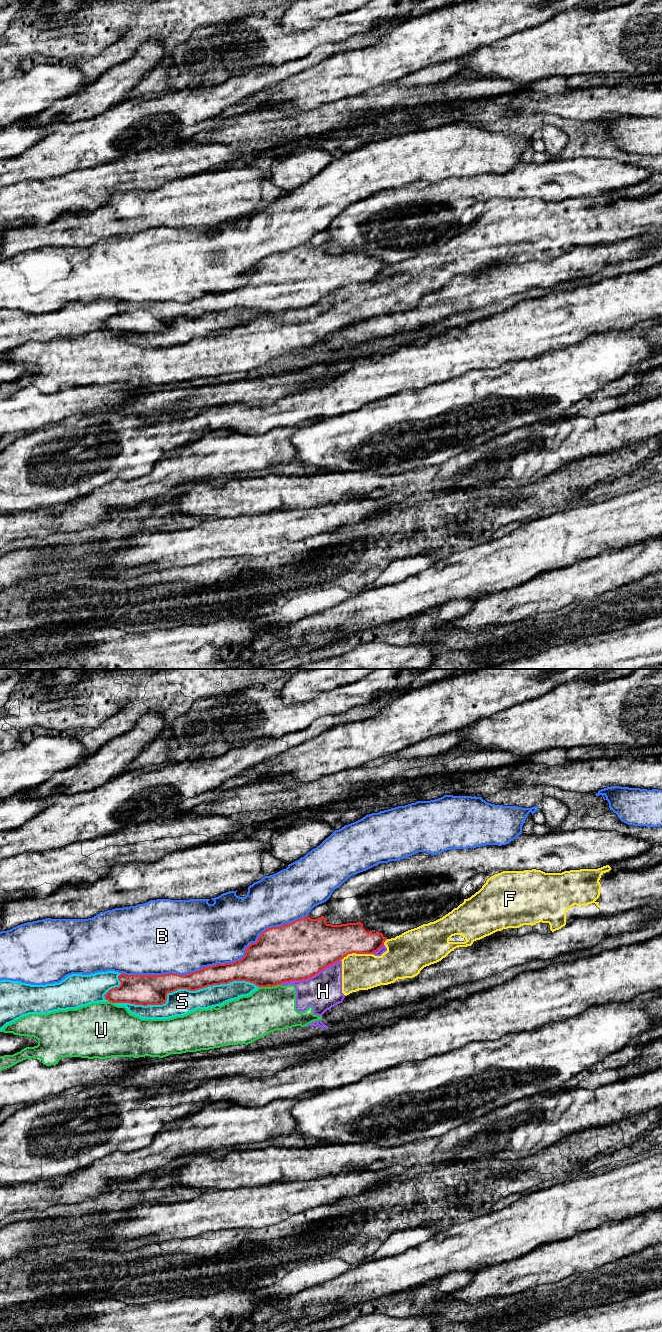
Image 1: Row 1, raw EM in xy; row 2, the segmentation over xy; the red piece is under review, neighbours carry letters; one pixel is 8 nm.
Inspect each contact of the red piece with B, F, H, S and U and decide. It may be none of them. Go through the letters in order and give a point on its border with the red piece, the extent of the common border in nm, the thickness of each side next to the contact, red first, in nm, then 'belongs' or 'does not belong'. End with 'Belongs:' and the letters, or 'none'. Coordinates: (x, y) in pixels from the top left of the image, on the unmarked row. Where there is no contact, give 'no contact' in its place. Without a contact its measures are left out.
B: xy (217, 292) | 1550 nm | 190/500 nm | does not belong
F: xy (356, 281) | 260 nm | 320/280 nm | does not belong
H: xy (310, 305) | 550 nm | 480/300 nm | does not belong
S: xy (183, 316) | 1150 nm | 240/200 nm | does not belong
U: xy (269, 313) | 180 nm | 420/360 nm | does not belong
Belongs: none

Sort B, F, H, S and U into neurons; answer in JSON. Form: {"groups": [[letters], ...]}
{"groups": [["B"], ["F", "H", "U"], ["S"]]}

